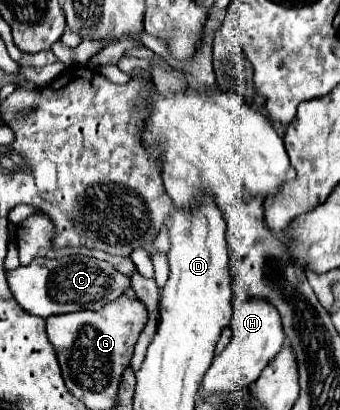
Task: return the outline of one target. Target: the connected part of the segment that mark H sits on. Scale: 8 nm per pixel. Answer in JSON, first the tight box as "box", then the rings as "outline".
{"box":[202,299,284,393],"outline":[[[232,299],[232,319],[230,319],[232,337],[226,349],[214,357],[210,369],[202,379],[202,393],[218,393],[218,391],[236,391],[238,385],[254,383],[262,369],[278,355],[284,347],[284,327],[280,325],[280,313],[268,305],[268,301],[238,301]]]}

